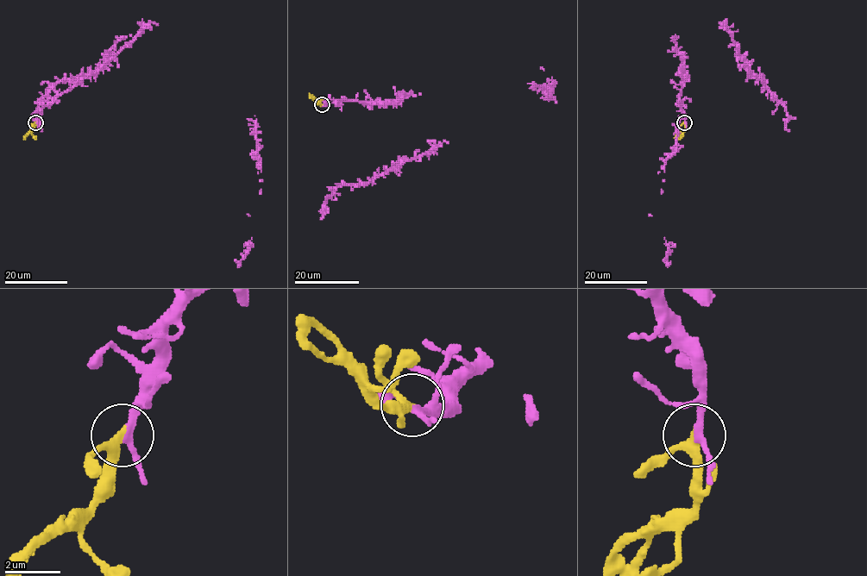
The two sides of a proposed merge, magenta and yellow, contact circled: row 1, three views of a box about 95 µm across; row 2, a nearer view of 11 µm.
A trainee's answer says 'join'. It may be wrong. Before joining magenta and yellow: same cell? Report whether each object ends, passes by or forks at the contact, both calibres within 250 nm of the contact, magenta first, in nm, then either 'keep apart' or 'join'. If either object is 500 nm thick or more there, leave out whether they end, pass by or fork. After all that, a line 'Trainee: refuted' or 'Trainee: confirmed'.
magenta passes by | yellow passes by | 200/300 nm | join
Trainee: confirmed

